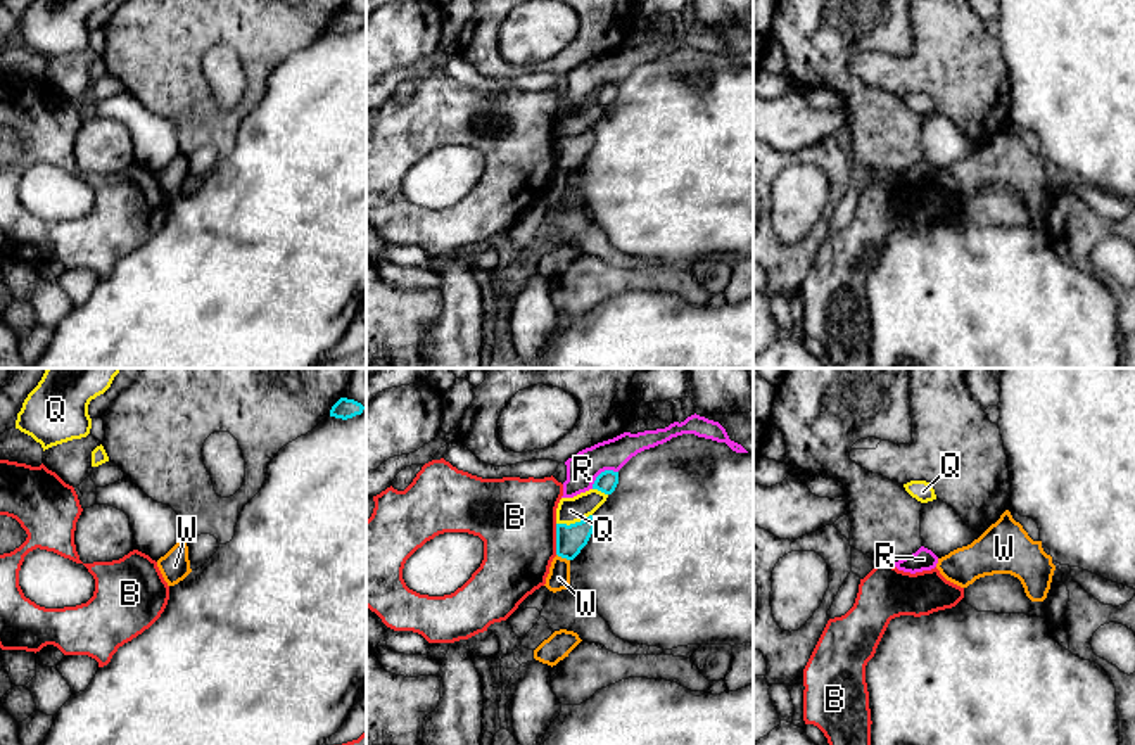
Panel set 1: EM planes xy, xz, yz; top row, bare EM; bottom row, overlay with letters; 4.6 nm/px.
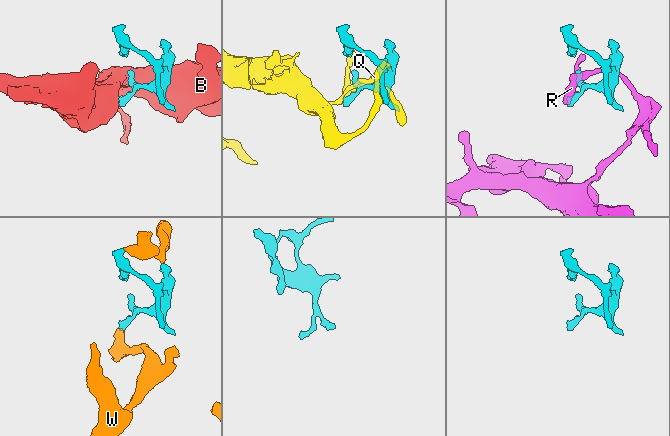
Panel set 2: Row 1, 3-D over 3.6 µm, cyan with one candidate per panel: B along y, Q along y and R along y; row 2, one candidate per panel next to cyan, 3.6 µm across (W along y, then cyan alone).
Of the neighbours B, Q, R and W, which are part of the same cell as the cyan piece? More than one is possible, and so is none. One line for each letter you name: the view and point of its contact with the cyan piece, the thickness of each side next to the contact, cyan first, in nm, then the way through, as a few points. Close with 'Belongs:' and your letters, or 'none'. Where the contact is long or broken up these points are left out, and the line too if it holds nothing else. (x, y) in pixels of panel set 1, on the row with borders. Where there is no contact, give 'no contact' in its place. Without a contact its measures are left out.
Belongs: none

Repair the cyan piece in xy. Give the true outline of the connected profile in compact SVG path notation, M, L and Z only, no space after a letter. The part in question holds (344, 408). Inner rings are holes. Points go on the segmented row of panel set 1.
M340 398L330 410L330 417L335 418L352 418L356 415L361 415L365 406L354 399Z

